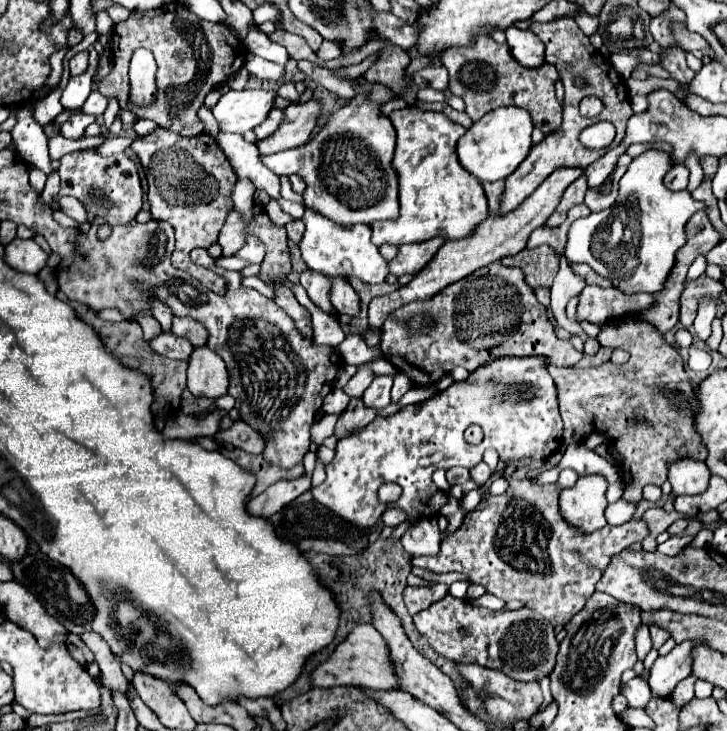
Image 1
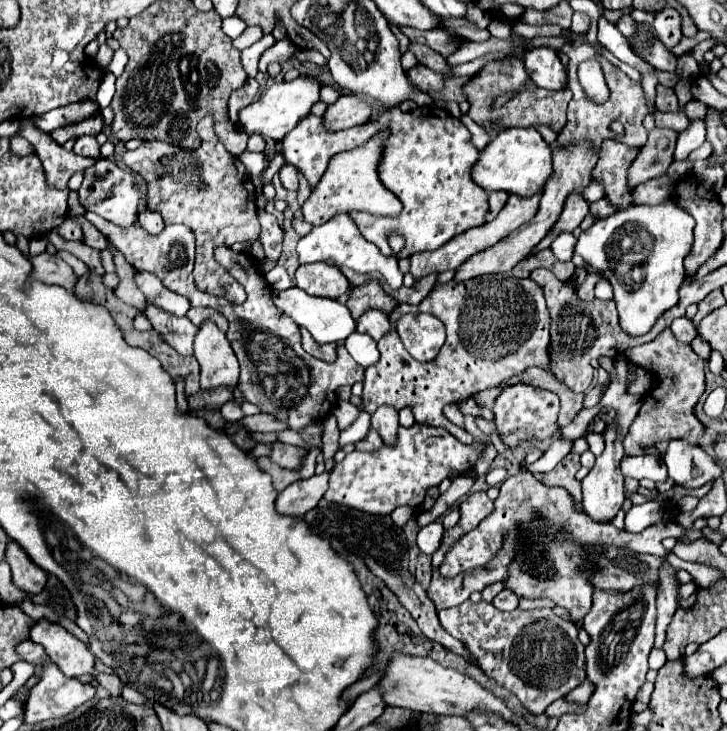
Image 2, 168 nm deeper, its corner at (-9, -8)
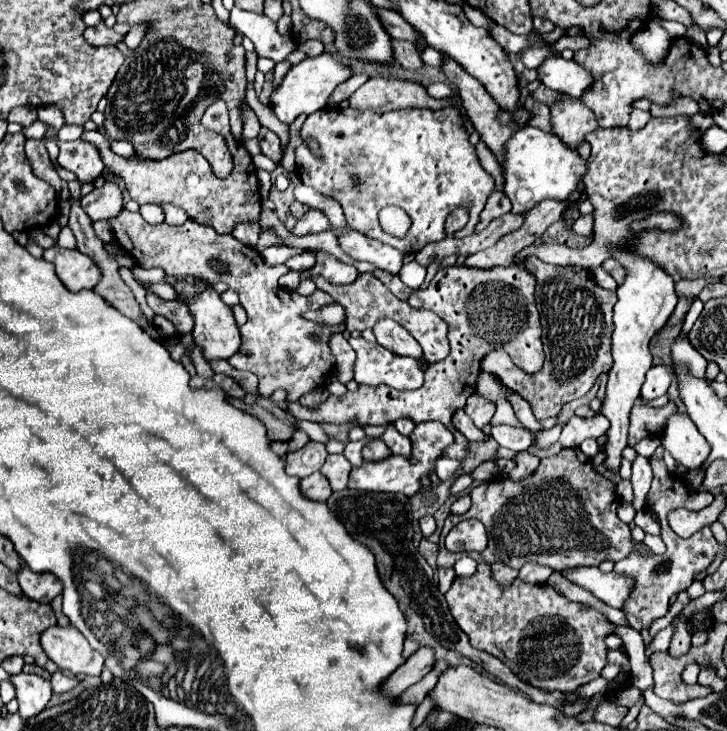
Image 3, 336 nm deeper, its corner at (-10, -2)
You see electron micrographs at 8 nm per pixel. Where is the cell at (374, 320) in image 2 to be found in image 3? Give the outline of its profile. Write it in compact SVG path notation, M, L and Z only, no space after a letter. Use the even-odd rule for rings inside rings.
M384 317L384 319L376 321L372 331L376 335L376 341L382 347L394 351L396 355L408 355L414 359L422 359L420 345L416 343L416 339L412 339L412 335L400 323Z

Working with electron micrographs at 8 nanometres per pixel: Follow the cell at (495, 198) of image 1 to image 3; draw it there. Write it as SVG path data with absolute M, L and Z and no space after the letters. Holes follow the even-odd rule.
M494 189L492 195L488 197L488 203L486 203L482 215L480 215L480 221L476 225L476 231L482 231L492 219L496 219L496 217L500 217L500 215L504 215L508 211L510 211L508 197L504 197L504 193L500 193L498 189Z

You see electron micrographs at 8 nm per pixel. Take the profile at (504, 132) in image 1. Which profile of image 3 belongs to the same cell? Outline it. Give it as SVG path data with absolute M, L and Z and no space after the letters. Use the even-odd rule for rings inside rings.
M522 127L504 145L504 195L512 201L512 213L522 213L532 209L544 199L566 201L582 179L586 163L578 151L566 147L552 133L544 133L536 127Z

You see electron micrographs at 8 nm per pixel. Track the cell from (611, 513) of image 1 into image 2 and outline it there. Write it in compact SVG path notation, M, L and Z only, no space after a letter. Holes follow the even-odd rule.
M647 501L643 505L631 507L631 511L625 515L625 529L629 533L639 533L645 527L657 523L663 519L663 507L657 501Z

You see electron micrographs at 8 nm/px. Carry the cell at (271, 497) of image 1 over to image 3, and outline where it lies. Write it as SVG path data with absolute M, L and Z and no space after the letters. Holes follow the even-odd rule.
M312 473L310 477L300 481L300 491L304 497L312 501L326 501L332 493L332 487L330 487L330 481L322 473Z

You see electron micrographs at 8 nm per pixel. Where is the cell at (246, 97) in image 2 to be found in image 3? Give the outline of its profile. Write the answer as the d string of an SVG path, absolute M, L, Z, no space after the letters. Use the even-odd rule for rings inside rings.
M242 103L242 119L244 119L244 131L242 131L244 141L256 137L258 131L260 131L260 121L258 121L258 117L254 115L254 111L246 103Z

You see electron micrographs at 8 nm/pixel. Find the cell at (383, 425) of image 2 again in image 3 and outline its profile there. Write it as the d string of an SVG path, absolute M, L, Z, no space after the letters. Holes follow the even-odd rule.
M394 423L386 425L386 431L382 435L382 441L388 445L388 449L396 455L408 455L410 453L410 439L404 437L402 433L398 433L398 429L394 427Z

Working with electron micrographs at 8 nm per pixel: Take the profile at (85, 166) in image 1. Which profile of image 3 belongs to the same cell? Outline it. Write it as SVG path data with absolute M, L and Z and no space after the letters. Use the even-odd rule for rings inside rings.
M106 175L102 187L94 187L88 195L84 195L80 199L80 205L92 221L120 215L124 211L124 197L122 189L114 181L114 175Z

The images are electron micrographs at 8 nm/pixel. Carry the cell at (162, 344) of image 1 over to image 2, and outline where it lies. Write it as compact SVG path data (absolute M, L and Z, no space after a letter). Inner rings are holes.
M147 303L145 307L147 319L153 323L153 329L163 335L163 339L179 353L179 355L193 355L193 339L197 327L187 317L177 317L161 307Z

